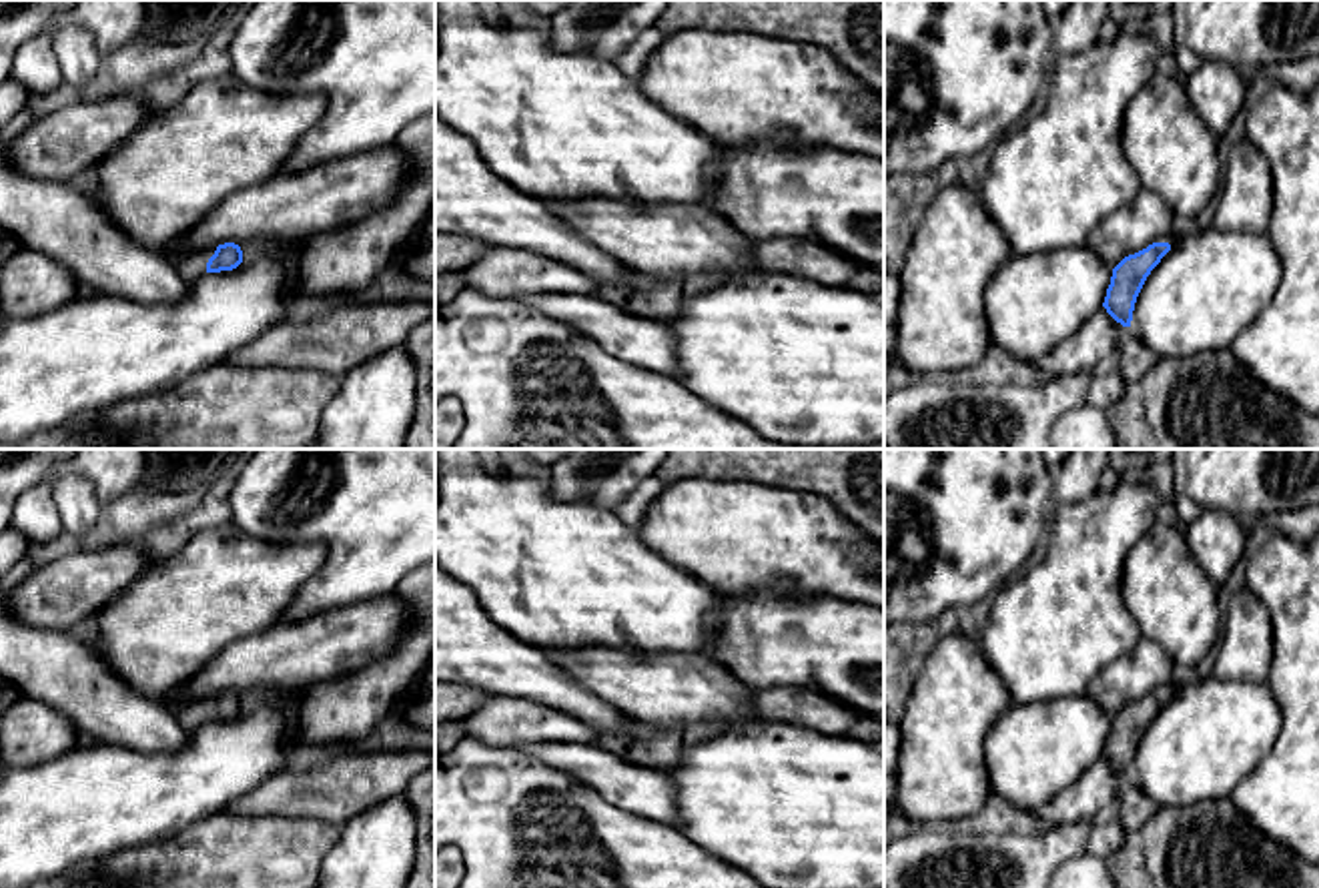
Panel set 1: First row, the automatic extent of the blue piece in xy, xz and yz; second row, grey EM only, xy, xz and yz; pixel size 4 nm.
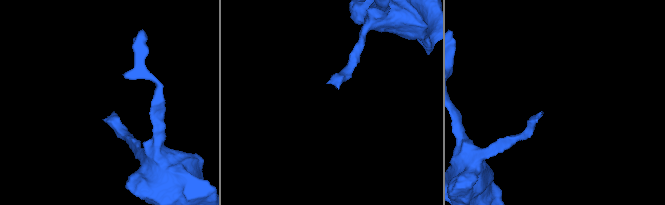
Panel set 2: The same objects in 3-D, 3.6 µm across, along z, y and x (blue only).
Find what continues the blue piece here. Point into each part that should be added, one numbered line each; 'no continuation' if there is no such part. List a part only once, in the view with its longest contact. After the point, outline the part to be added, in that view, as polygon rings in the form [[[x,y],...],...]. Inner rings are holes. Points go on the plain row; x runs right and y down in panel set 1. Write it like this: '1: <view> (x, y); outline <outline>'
1: xy (191, 714); outline [[[206,696],[200,700],[182,702],[178,708],[172,710],[172,714],[180,722],[180,726],[190,732],[206,722],[206,712],[214,704],[214,700],[216,696]]]

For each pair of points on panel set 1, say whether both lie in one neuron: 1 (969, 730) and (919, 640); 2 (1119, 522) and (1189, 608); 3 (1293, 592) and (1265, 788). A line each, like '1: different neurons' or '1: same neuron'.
1: different neurons
2: different neurons
3: same neuron

